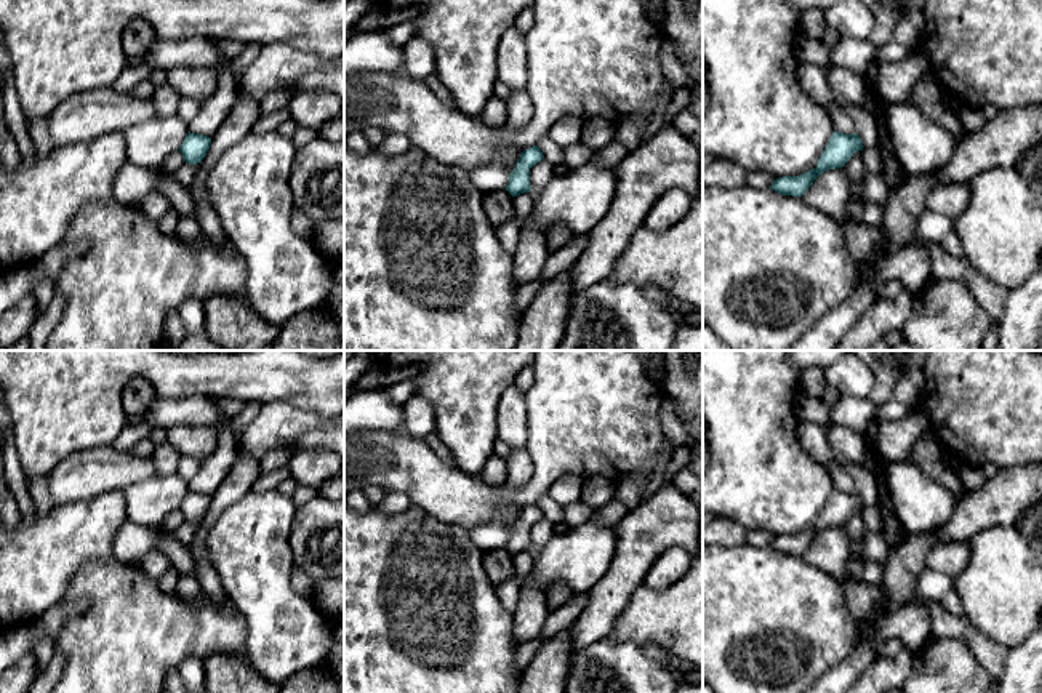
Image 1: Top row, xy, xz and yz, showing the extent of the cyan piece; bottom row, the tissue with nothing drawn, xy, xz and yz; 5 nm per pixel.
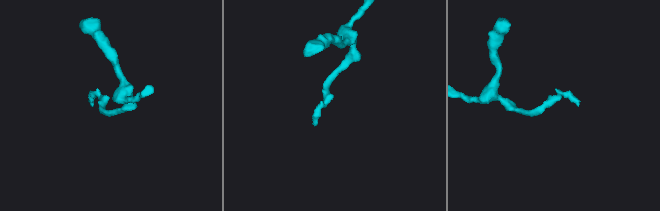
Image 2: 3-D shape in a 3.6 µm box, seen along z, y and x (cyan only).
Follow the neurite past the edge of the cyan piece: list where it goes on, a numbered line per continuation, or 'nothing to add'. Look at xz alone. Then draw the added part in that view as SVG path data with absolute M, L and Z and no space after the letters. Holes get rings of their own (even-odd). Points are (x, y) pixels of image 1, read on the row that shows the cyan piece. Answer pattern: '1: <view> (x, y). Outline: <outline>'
nothing to add

